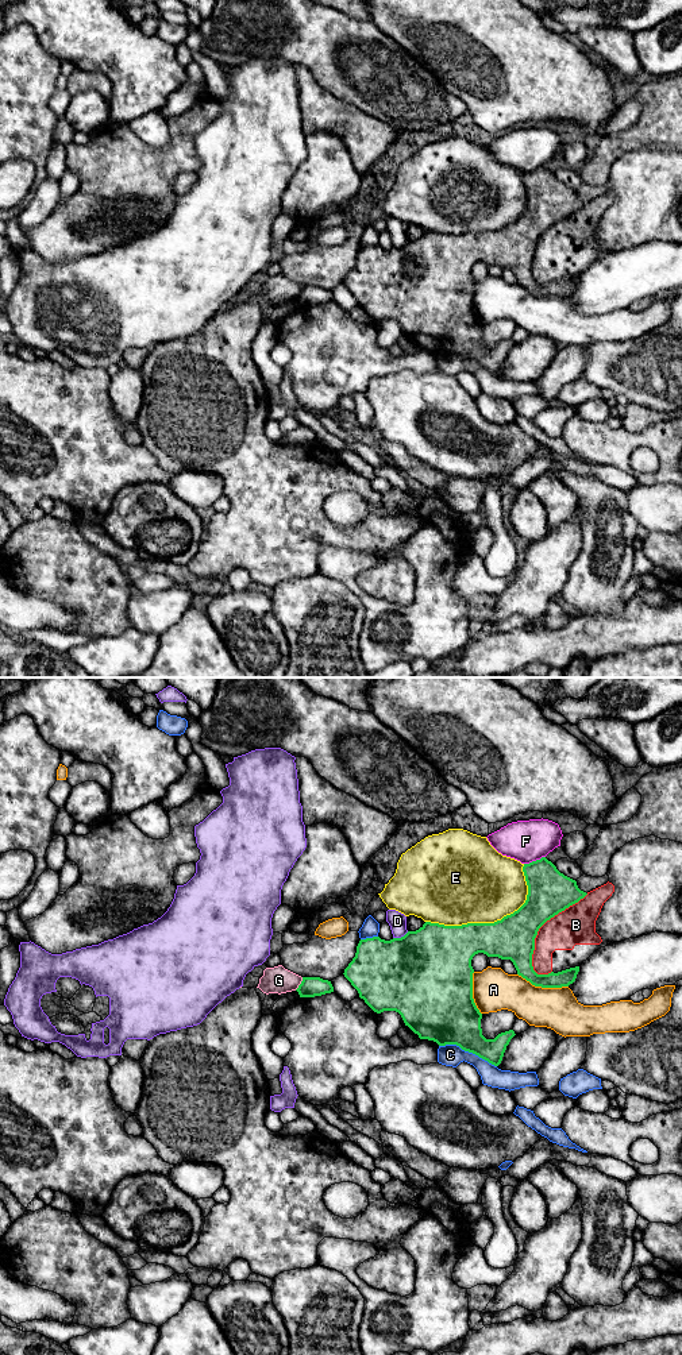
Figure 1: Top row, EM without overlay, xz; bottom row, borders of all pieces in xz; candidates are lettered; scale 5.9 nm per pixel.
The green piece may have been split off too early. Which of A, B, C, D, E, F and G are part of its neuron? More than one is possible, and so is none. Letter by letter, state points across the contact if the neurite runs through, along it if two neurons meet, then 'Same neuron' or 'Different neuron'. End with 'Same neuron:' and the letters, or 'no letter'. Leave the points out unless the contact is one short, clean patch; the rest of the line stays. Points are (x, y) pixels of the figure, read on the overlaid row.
A: Different neuron
B: Different neuron
C: Different neuron
D: Different neuron
E: Different neuron
F: Different neuron
G: Boundary: xz (303, 977), (295, 989). Different neuron
Same neuron: no letter

